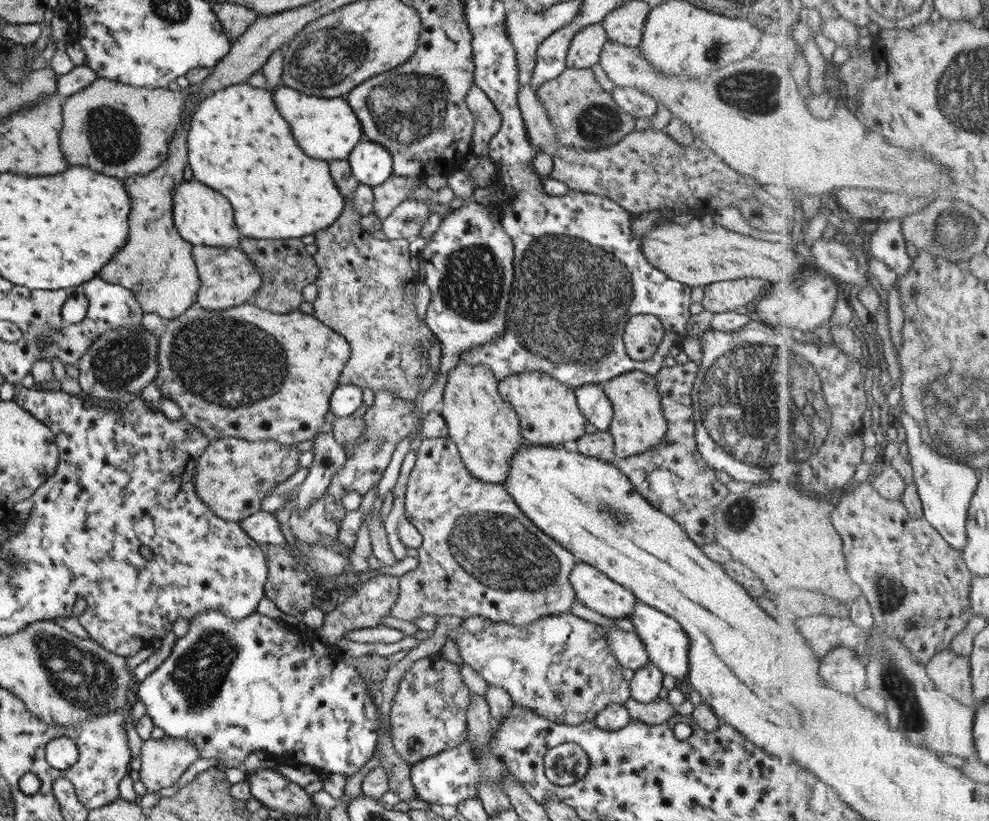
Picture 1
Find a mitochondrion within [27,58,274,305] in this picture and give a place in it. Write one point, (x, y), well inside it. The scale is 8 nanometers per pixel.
(114, 139)

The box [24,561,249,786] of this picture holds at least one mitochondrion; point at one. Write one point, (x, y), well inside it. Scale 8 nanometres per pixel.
(88, 682)

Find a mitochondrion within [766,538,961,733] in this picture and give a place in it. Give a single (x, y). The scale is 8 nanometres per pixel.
(888, 591)

